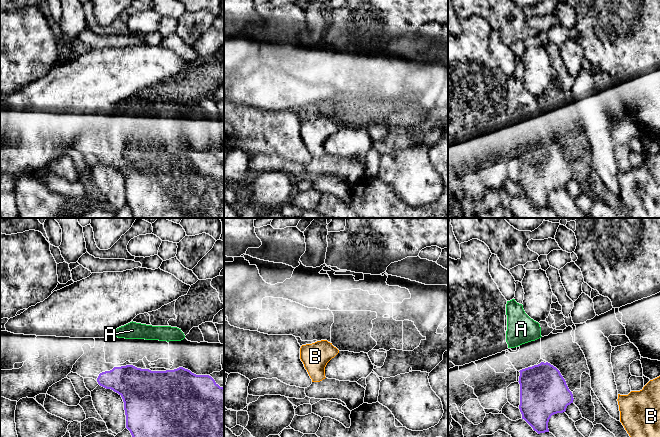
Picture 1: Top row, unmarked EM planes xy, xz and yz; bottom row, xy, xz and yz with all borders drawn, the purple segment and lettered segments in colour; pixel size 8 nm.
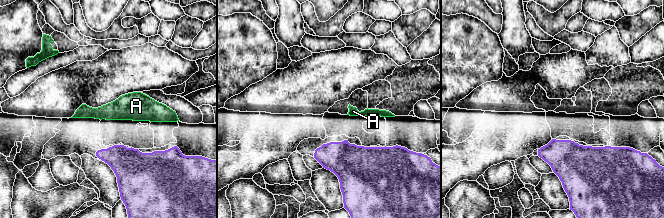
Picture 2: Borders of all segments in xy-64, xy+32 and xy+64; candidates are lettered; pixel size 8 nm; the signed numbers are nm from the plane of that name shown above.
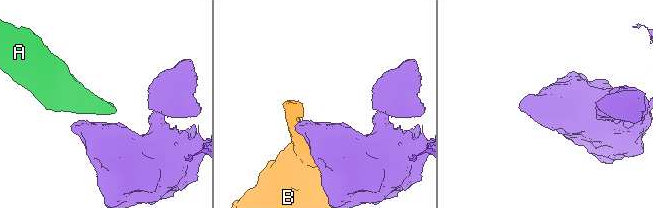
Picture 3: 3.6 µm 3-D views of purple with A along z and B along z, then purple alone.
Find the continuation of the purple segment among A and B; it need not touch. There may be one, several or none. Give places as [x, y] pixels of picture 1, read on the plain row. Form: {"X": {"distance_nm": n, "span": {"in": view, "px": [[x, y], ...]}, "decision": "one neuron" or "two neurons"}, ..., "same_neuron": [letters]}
{"A": {"distance_nm": 180, "span": {"in": "yz", "px": [[541, 138], [534, 116]]}, "decision": "one neuron"}, "B": {"distance_nm": 360, "span": {"in": "yz", "px": [[573, 175], [617, 175]]}, "decision": "two neurons"}, "same_neuron": ["A"]}

